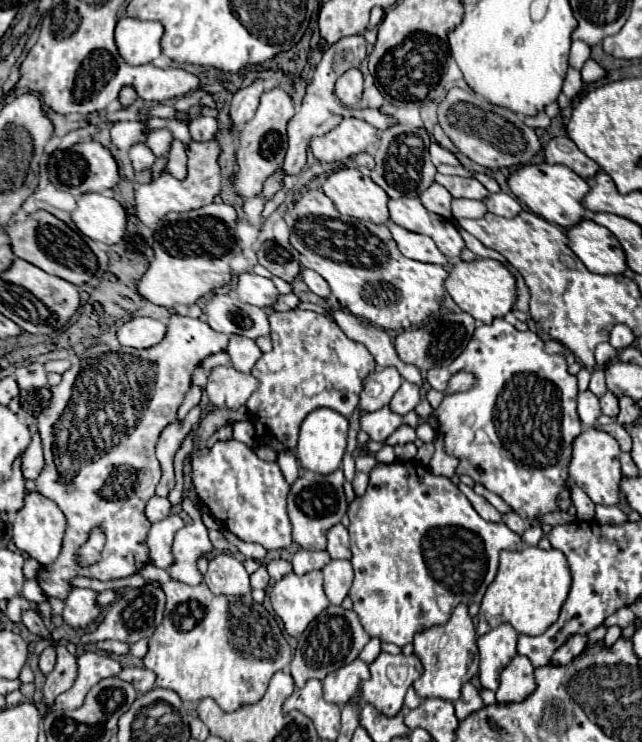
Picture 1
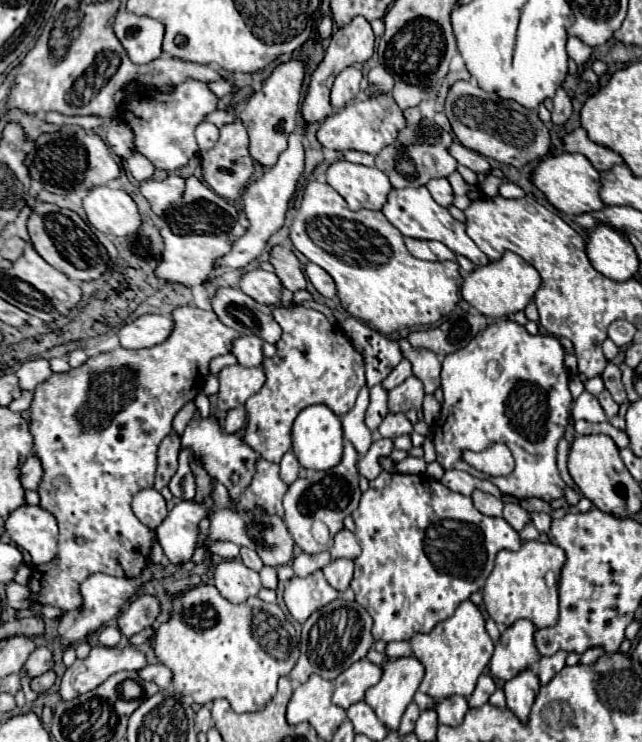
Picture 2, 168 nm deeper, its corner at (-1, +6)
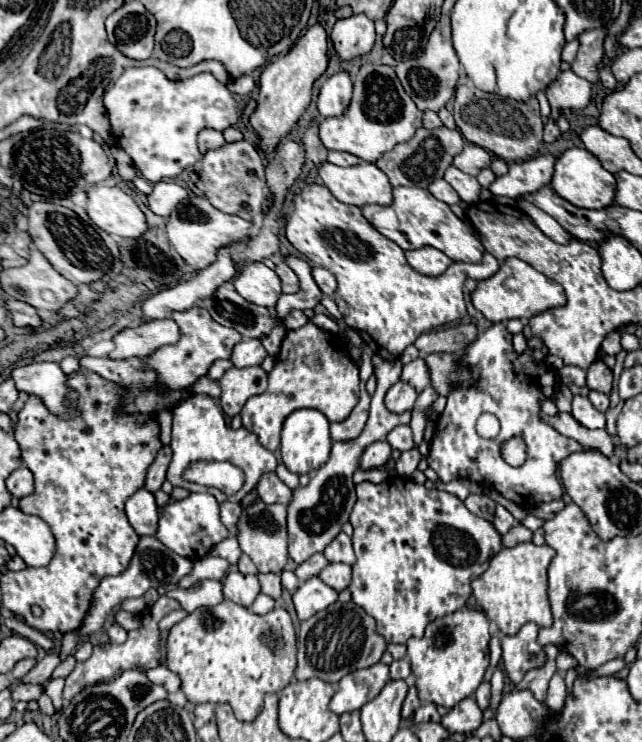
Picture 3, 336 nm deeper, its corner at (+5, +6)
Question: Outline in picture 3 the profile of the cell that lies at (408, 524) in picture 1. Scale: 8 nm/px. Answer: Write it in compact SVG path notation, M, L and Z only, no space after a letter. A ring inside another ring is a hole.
M388 478L382 484L360 482L356 494L358 500L350 514L356 564L352 564L352 582L348 590L352 592L352 600L376 620L376 632L386 642L406 644L412 636L424 636L428 622L452 614L466 604L472 594L470 582L480 576L488 568L490 558L500 552L502 534L492 522L468 512L464 502L454 494L432 494L426 486L410 478Z

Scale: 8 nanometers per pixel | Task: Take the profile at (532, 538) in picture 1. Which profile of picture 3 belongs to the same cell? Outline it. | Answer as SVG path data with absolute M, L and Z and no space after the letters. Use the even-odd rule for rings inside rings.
M518 524L518 526L514 526L510 532L506 532L504 536L502 536L502 544L504 546L516 546L516 544L520 544L520 542L528 542L528 540L532 540L532 530L528 530L526 526L522 526L522 524Z

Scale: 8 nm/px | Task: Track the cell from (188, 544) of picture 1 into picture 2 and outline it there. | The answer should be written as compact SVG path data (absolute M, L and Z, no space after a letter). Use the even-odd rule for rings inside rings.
M230 542L212 544L210 550L212 550L214 556L220 556L220 558L224 558L224 560L234 560L234 558L238 558L238 554L240 554L240 548L238 548L236 544L230 544Z

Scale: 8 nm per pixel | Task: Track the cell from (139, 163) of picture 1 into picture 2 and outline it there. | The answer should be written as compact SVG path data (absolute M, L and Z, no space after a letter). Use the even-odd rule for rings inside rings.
M134 152L128 160L128 170L130 174L138 180L138 182L144 182L144 180L150 180L152 174L154 174L154 166L144 158L144 156L138 156L138 152Z

